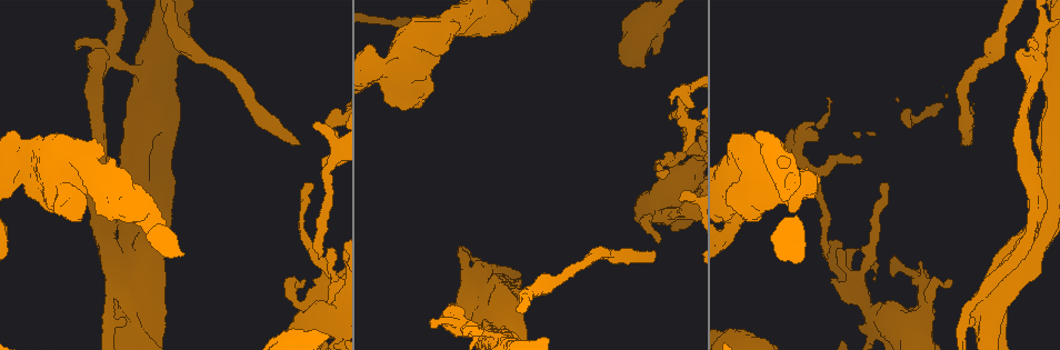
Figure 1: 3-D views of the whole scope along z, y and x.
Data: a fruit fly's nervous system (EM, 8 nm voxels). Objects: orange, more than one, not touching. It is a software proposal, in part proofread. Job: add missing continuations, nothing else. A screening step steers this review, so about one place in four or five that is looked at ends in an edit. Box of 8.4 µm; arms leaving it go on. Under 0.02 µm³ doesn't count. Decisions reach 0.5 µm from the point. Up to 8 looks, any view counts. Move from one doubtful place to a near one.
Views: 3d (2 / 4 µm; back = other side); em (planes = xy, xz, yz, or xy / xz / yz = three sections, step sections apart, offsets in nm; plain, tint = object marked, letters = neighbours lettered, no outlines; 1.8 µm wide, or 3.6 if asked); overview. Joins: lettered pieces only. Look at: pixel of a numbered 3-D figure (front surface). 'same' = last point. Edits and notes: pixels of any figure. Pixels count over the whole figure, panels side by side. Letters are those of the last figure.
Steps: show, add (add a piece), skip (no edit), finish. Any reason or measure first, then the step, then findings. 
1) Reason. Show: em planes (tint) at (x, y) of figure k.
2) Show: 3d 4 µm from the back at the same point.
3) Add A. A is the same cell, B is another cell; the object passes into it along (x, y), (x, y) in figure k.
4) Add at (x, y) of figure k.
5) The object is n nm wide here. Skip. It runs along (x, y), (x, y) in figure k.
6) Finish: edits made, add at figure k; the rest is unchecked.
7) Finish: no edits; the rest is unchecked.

Show: em planes (letters) at (398, 45) of figure 1.

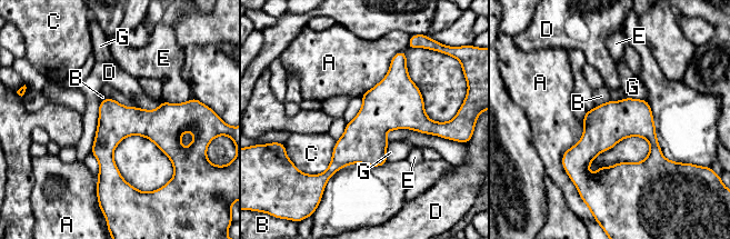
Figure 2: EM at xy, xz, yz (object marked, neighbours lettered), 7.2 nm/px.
The longest contact is with A, 500 nm. Skip. A, B, C, D, E and G are other cells; a border runs along (100, 102), (97, 131), (90, 151) in figure 2; none of them fits.

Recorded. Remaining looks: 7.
An open end. Show: em planes (letters) at (670, 117) of figure 1.

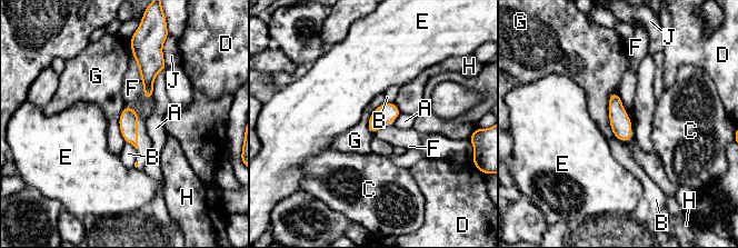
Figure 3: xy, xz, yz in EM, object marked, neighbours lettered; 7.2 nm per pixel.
The object is 140 nm wide here. Skip. A, B, C, D, E, F, G, H and J are other cells; a border runs along (611, 91), (609, 127), (628, 142) in figure 3; no lettered piece goes on from it.

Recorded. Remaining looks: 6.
Free end. Show: 3d 2 µm at (812, 124) of figure 1.

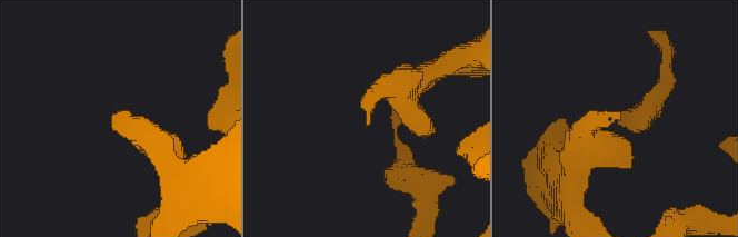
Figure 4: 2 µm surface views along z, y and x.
Now the EM. Show: em planes (letters) at (615, 115) of figure 4.

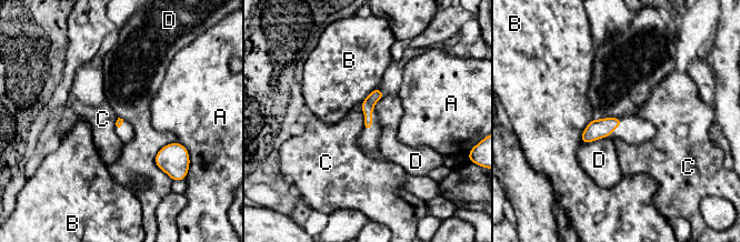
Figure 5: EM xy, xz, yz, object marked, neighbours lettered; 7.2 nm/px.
Skip. A, B, C and D are other cells; it runs along (377, 91), (368, 103), (368, 123) in figure 5; no lettered piece goes on from it.

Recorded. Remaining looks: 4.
Finish: no edits; the rest is unchecked.

